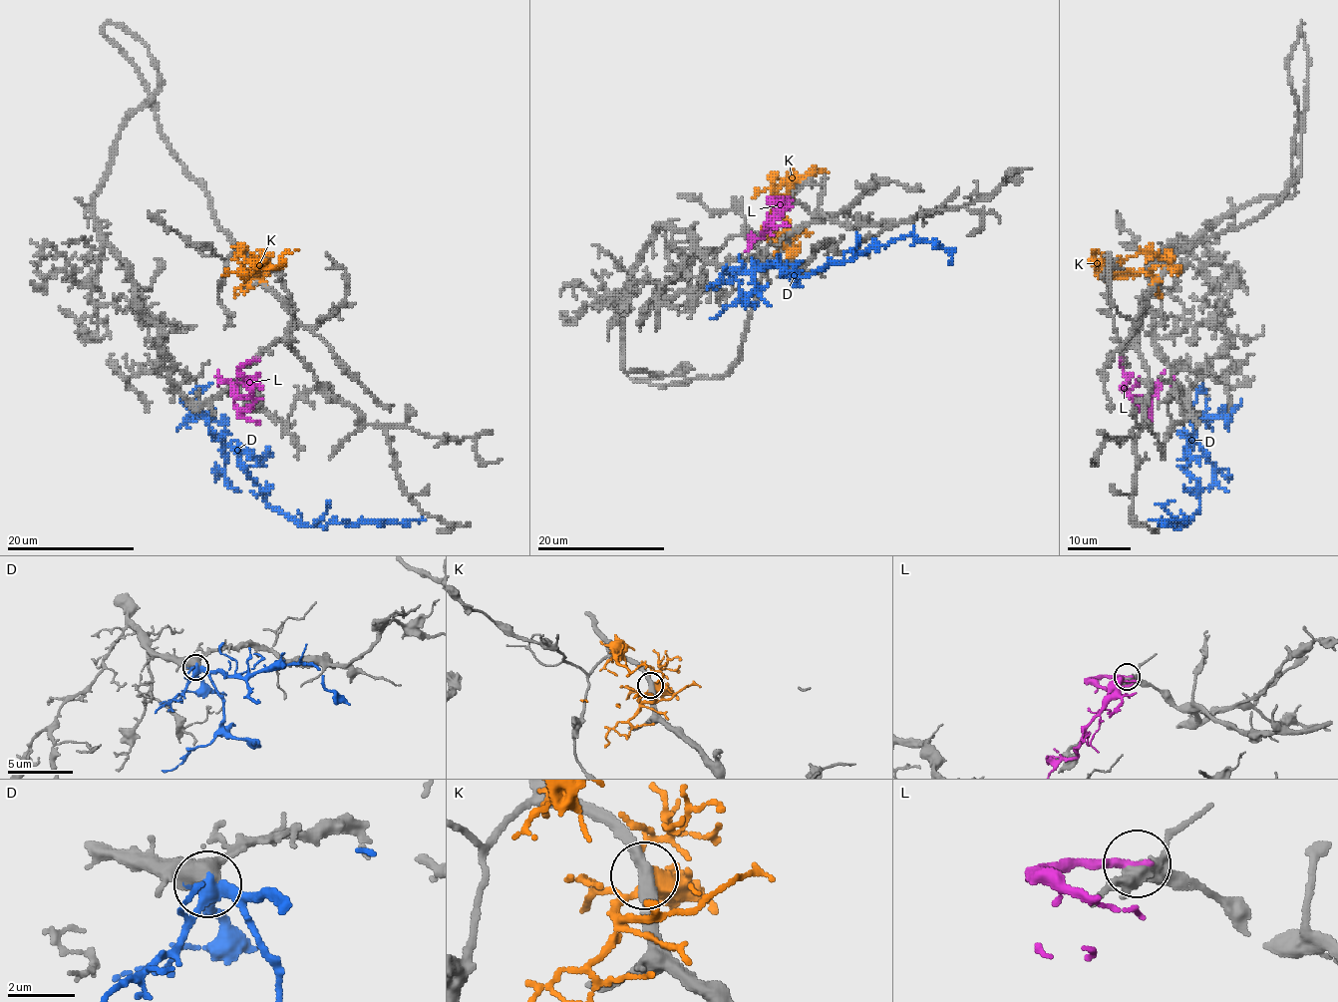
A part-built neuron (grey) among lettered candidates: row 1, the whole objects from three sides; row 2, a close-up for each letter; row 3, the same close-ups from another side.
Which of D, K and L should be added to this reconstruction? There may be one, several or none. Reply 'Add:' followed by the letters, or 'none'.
Add: D

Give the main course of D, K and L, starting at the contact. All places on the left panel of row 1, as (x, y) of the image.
D: (196, 409), (209, 428), (236, 454), (238, 464), (270, 506), (300, 522), (319, 525), (421, 518), (418, 522)
K: (255, 266), (251, 274), (257, 272), (247, 272), (252, 269), (249, 263), (238, 250), (238, 255)
L: (257, 360), (246, 361), (238, 369), (249, 384), (249, 395), (236, 397), (231, 385), (219, 379), (217, 385)

